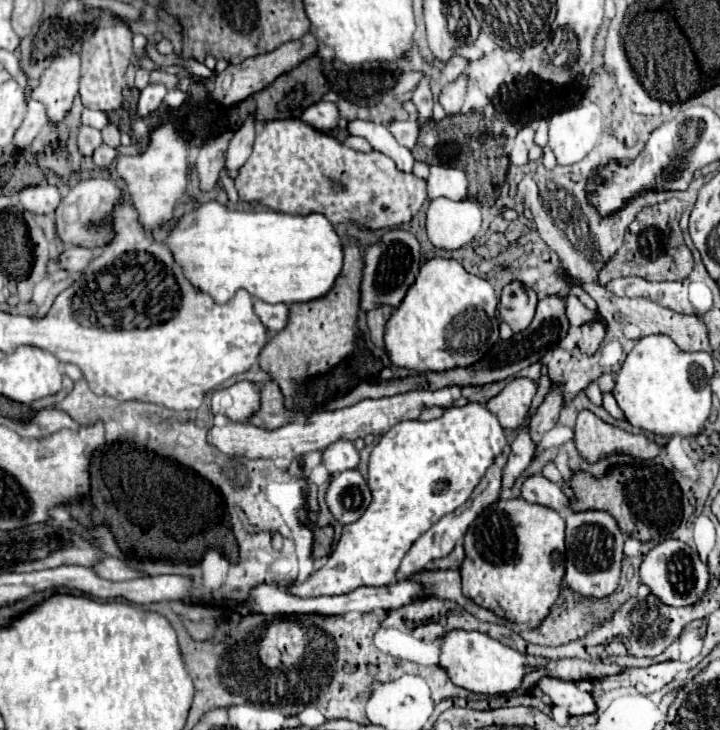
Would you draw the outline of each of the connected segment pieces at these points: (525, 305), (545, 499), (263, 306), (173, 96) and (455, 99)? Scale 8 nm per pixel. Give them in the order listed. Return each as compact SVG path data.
M510 282L504 286L502 296L500 296L500 320L504 320L506 324L510 324L510 328L514 332L522 332L524 328L528 328L528 324L534 318L534 310L536 310L536 294L524 288L522 282Z
M542 474L528 476L522 484L522 498L532 504L542 504L554 510L562 510L568 506L568 498L564 496L560 484L552 484Z
M262 300L254 302L254 312L260 322L268 328L268 332L280 332L288 322L288 306L286 304L268 304Z
M174 89L171 90L164 98L166 104L172 104L172 108L180 107L188 98L186 92Z
M462 74L456 82L450 82L442 88L438 102L444 106L446 114L458 114L466 100L466 74Z

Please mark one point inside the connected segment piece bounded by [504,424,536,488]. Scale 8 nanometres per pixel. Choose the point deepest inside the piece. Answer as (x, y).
(523, 448)

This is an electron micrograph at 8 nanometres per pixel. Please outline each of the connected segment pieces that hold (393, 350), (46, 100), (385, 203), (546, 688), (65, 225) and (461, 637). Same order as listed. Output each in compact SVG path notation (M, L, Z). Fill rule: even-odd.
M430 258L420 266L414 284L384 326L384 344L390 362L418 372L442 372L474 364L488 352L492 340L500 340L496 304L494 288L484 278L468 274L454 258ZM452 322L456 322L456 330L448 334L446 328Z
M64 52L40 76L40 86L34 88L32 98L46 106L50 120L60 120L72 106L80 84L80 56Z
M272 120L266 122L262 132L254 140L252 156L240 168L236 176L236 190L244 202L262 202L268 208L286 214L324 214L330 222L354 222L366 228L392 228L402 222L410 222L426 200L426 182L414 174L396 170L392 158L382 152L356 152L334 136L314 130L302 120Z
M542 676L536 684L546 696L550 696L552 704L564 706L570 714L588 714L596 710L596 704L590 696L592 684L590 680L576 680L566 682L552 676Z
M84 178L76 186L68 190L56 208L56 228L58 236L66 246L104 246L112 238L112 228L108 224L110 212L116 204L116 196L120 196L120 188L116 188L114 180L104 178Z
M458 628L458 630L450 630L442 636L440 668L444 668L448 672L450 680L456 686L462 686L470 692L494 696L494 694L506 694L506 692L516 690L520 686L522 676L528 670L532 670L532 664L522 652L490 638L484 632L478 632L478 630L468 632L468 630Z

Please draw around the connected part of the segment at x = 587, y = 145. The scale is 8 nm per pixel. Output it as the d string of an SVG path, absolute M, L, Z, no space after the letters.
M582 102L568 110L558 110L550 120L550 150L556 154L558 164L568 166L574 162L580 162L600 140L600 134L604 130L604 116L600 108L594 102Z

